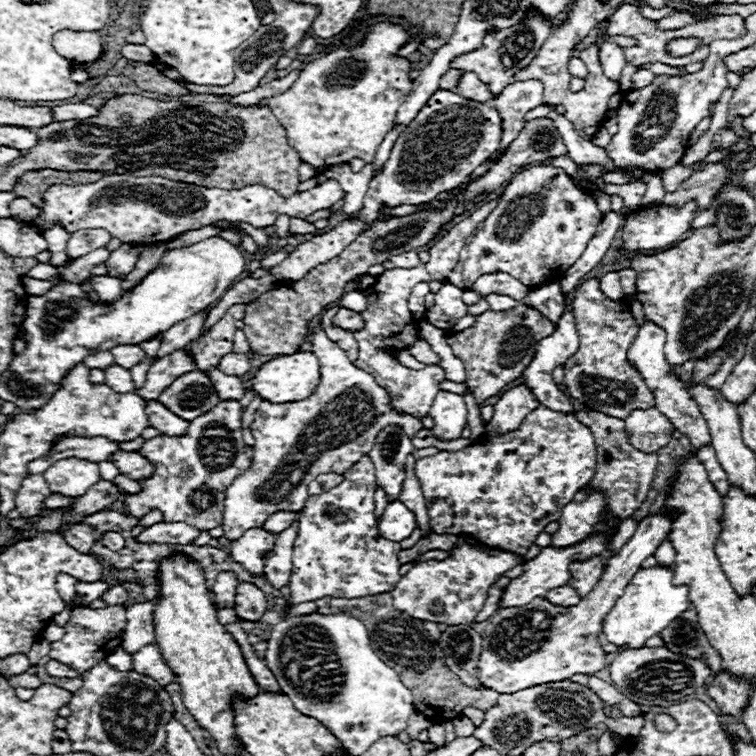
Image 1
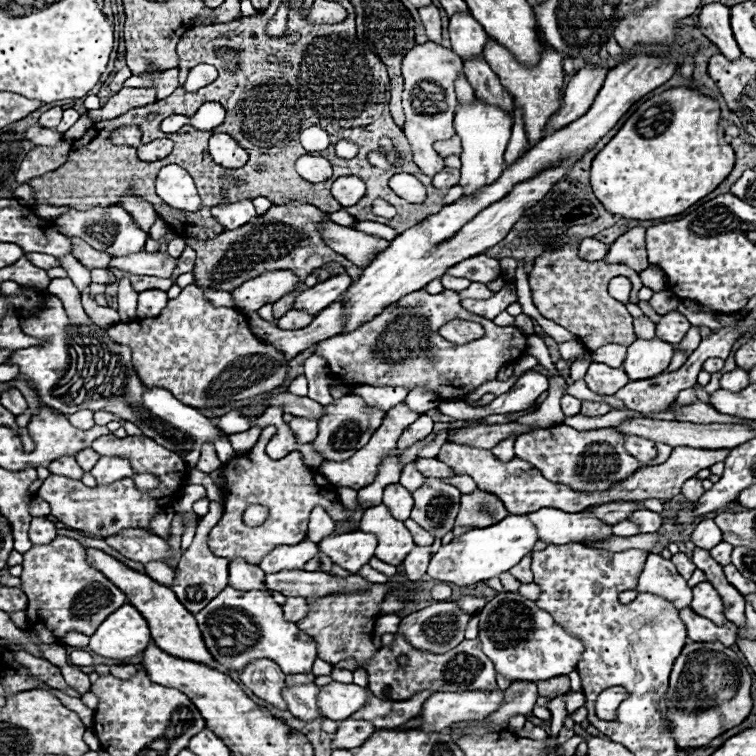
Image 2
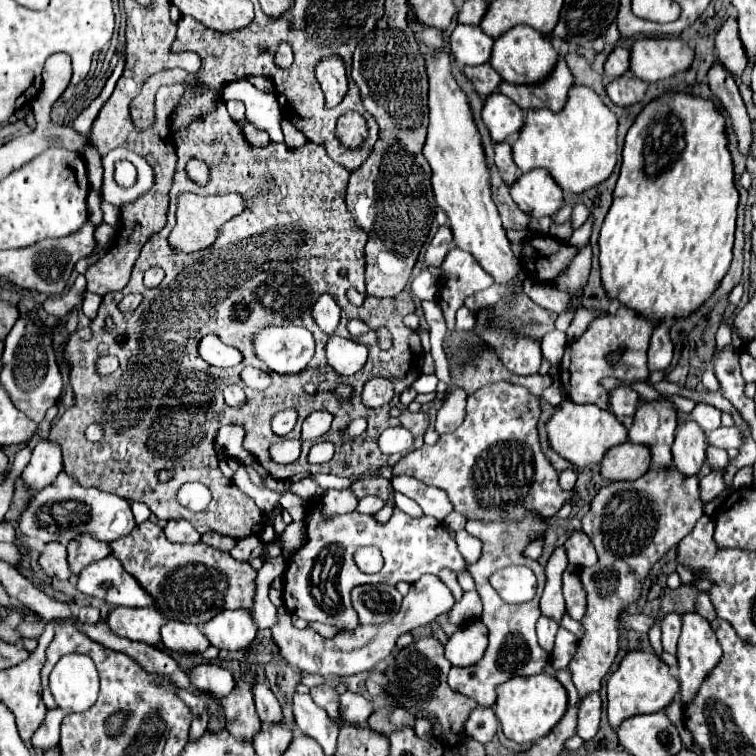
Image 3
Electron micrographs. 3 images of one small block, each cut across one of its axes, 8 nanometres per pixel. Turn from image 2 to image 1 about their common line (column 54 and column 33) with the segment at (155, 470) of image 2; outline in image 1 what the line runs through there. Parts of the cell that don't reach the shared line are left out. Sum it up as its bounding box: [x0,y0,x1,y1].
[16,474,50,518]

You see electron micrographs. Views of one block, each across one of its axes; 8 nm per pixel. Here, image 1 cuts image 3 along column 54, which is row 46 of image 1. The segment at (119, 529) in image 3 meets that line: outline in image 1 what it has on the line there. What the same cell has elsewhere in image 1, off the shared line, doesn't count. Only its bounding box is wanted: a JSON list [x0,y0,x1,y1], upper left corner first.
[450,8,552,96]

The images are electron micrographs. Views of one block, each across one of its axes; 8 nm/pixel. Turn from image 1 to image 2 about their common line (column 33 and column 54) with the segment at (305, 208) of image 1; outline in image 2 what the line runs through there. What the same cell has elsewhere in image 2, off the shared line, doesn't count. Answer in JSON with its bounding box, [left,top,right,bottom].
[54,206,148,256]

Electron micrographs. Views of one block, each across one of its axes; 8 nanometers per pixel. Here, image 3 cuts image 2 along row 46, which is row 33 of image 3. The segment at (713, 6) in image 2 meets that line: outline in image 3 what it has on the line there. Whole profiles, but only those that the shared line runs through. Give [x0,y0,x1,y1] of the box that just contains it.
[716,18,748,76]

